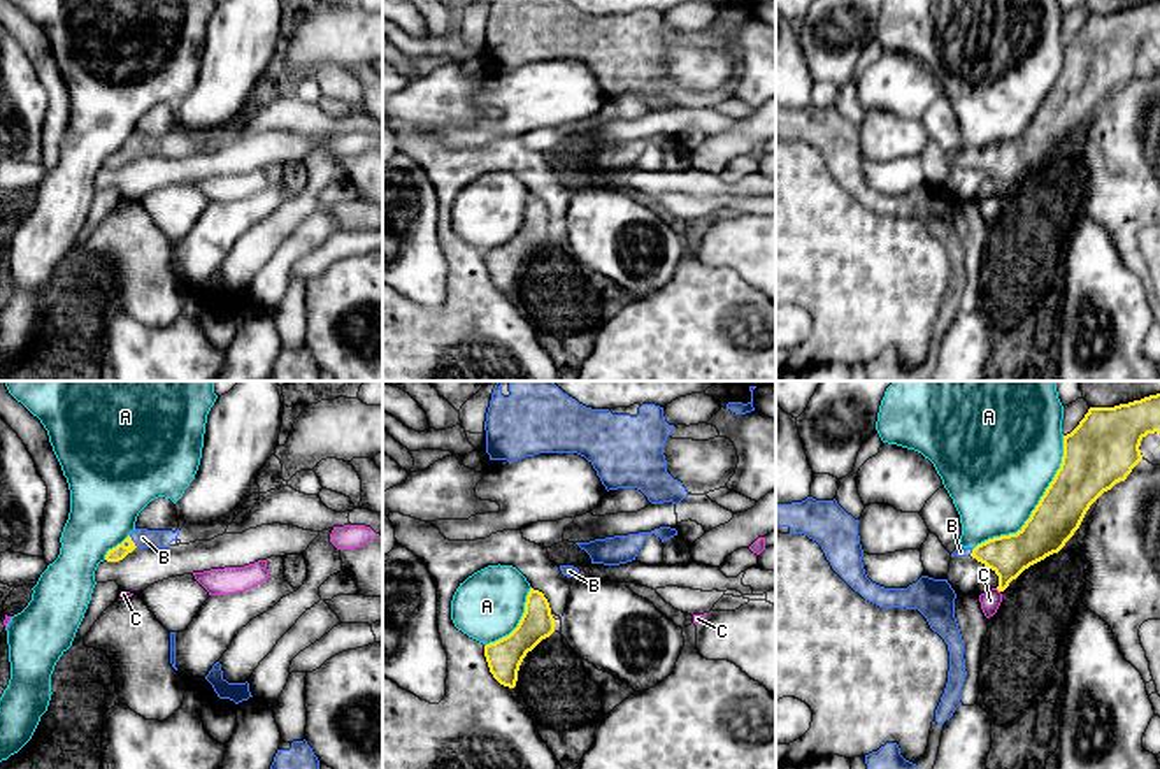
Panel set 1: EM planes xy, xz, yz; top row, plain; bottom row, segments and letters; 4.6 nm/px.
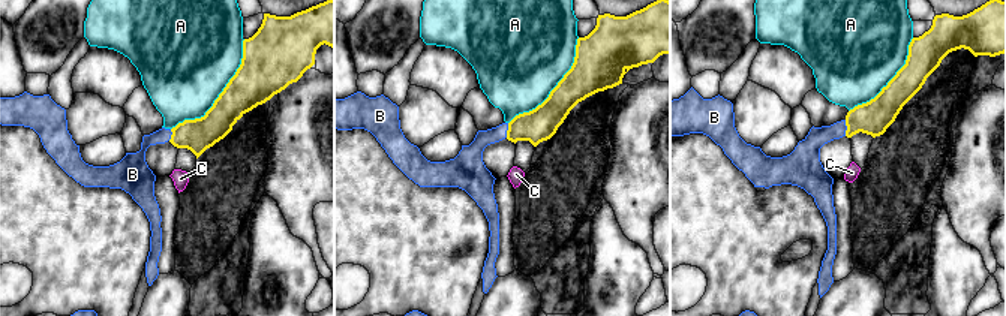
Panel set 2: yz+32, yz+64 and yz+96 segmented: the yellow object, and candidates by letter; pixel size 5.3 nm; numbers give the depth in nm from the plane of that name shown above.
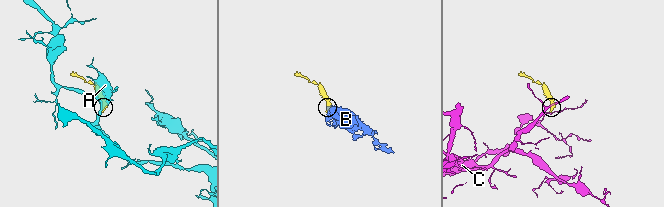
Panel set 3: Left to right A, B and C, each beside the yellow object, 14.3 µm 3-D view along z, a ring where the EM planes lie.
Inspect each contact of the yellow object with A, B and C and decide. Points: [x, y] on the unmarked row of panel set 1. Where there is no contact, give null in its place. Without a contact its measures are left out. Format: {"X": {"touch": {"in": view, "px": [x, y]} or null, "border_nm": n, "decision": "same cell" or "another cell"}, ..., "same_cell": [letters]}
{"A": {"touch": {"in": "yz", "px": [1036, 113]}, "border_nm": 650, "decision": "another cell"}, "B": {"touch": {"in": "xy", "px": [132, 148]}, "border_nm": 70, "decision": "same cell"}, "C": {"touch": null, "decision": "another cell"}, "same_cell": ["B"]}

